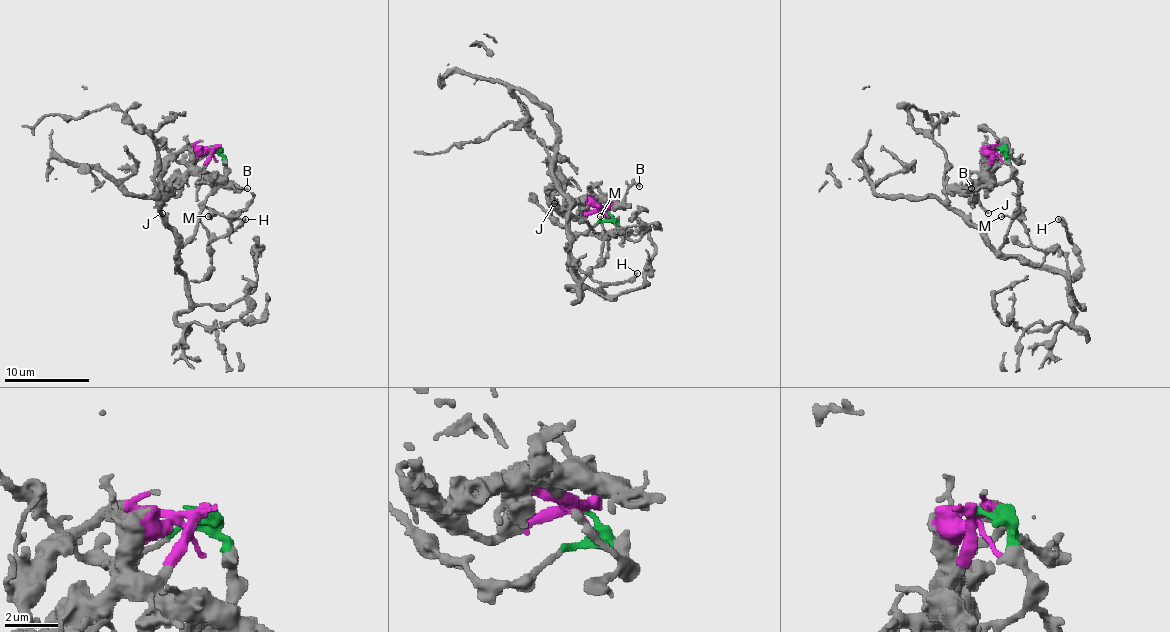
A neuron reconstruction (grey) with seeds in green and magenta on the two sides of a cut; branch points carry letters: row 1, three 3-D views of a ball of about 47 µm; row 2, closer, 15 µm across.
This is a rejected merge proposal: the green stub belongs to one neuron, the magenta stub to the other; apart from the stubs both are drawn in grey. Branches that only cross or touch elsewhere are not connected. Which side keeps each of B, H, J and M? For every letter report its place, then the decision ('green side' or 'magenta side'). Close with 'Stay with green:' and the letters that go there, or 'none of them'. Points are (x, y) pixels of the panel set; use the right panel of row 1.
B: (971, 188) | magenta side
H: (1058, 219) | green side
J: (988, 213) | magenta side
M: (1001, 216) | green side
Stay with green: H, M

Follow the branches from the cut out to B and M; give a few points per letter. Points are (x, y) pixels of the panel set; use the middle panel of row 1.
B: (605, 209), (597, 203), (620, 203), (633, 184), (640, 186)
M: (605, 209), (616, 226), (610, 233), (597, 235), (599, 237), (603, 228), (599, 216)

